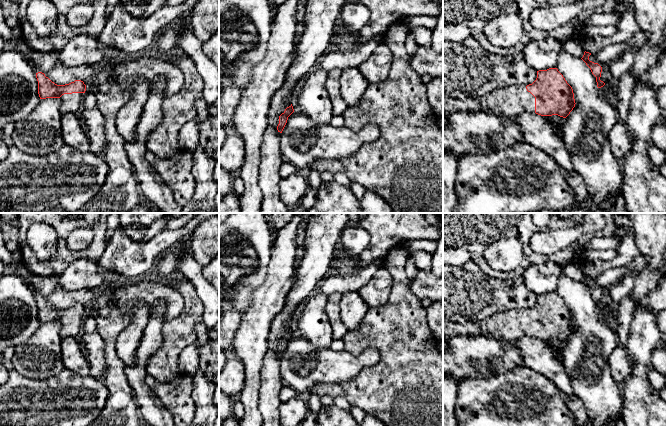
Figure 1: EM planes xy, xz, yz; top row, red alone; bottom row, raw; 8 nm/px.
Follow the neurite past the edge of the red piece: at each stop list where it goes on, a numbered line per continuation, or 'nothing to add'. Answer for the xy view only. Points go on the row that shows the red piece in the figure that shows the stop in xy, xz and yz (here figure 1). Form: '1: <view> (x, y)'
1: xy (70, 103)

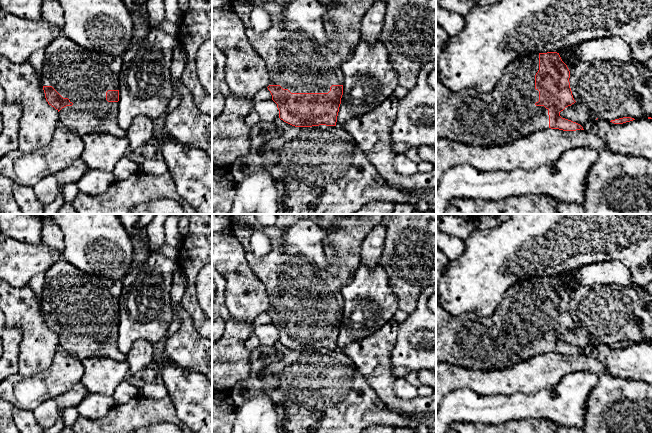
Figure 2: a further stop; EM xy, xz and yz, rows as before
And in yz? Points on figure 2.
1: yz (508, 112)

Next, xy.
1: xy (83, 76)

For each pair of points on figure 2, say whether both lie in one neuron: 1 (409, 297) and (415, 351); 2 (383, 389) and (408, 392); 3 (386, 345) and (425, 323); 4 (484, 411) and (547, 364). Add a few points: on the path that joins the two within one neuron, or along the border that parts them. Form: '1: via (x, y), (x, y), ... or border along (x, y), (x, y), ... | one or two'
1: border along (421, 292), (416, 307), (408, 314) | two
2: border along (394, 379), (396, 396), (417, 396) | two
3: border along (399, 324), (396, 344), (392, 351), (390, 362) | two
4: border along (483, 394), (531, 394) | two

